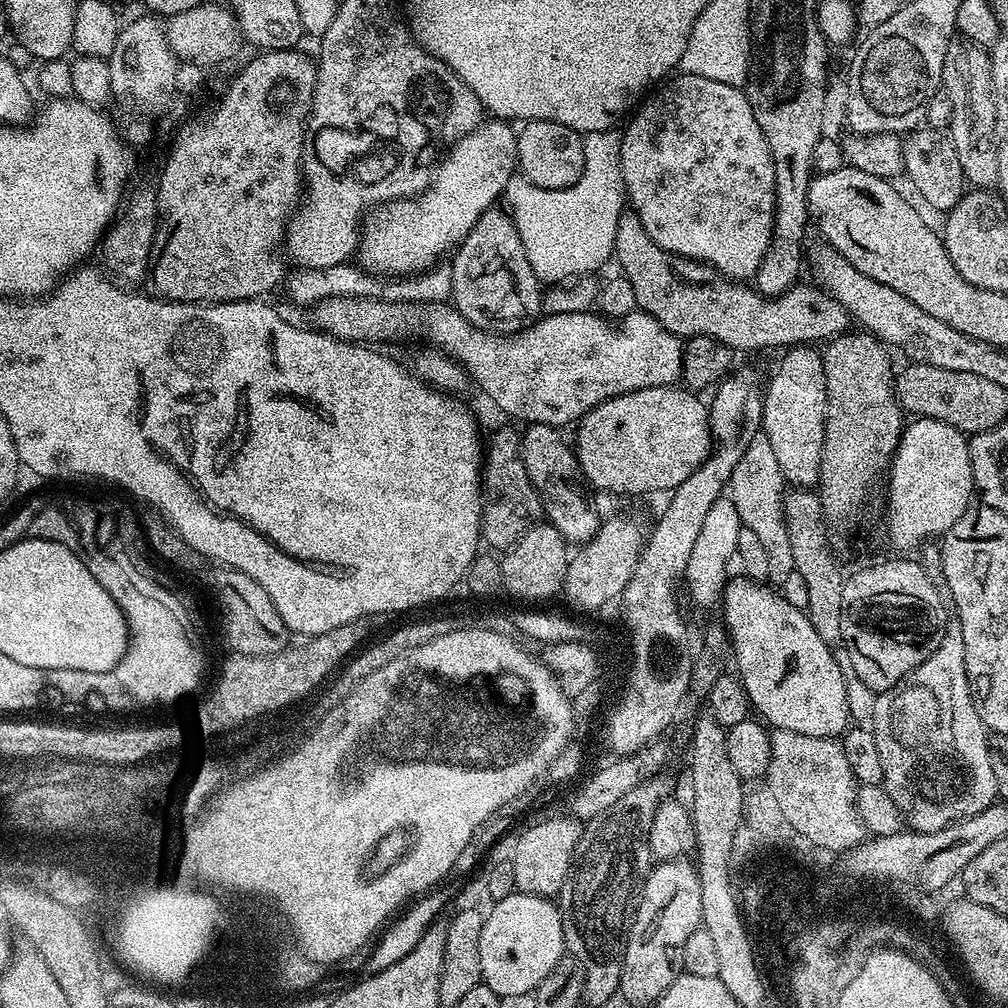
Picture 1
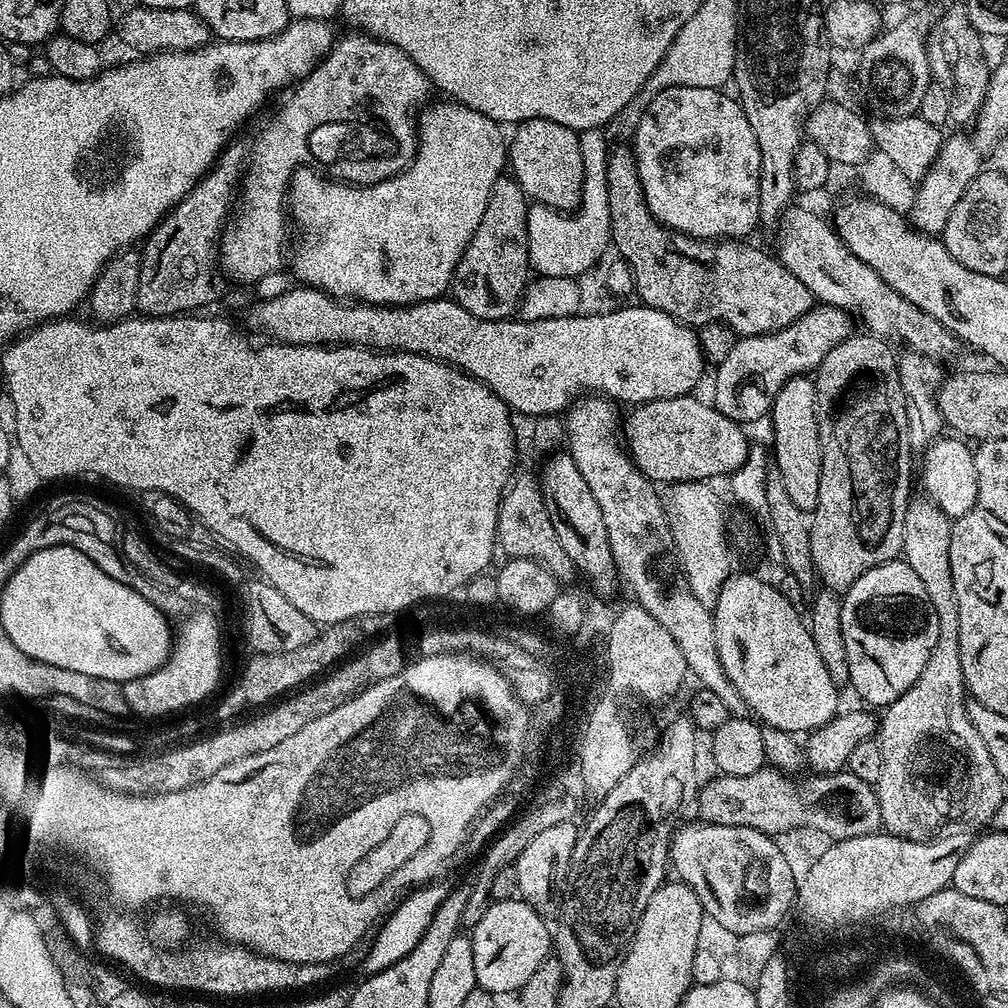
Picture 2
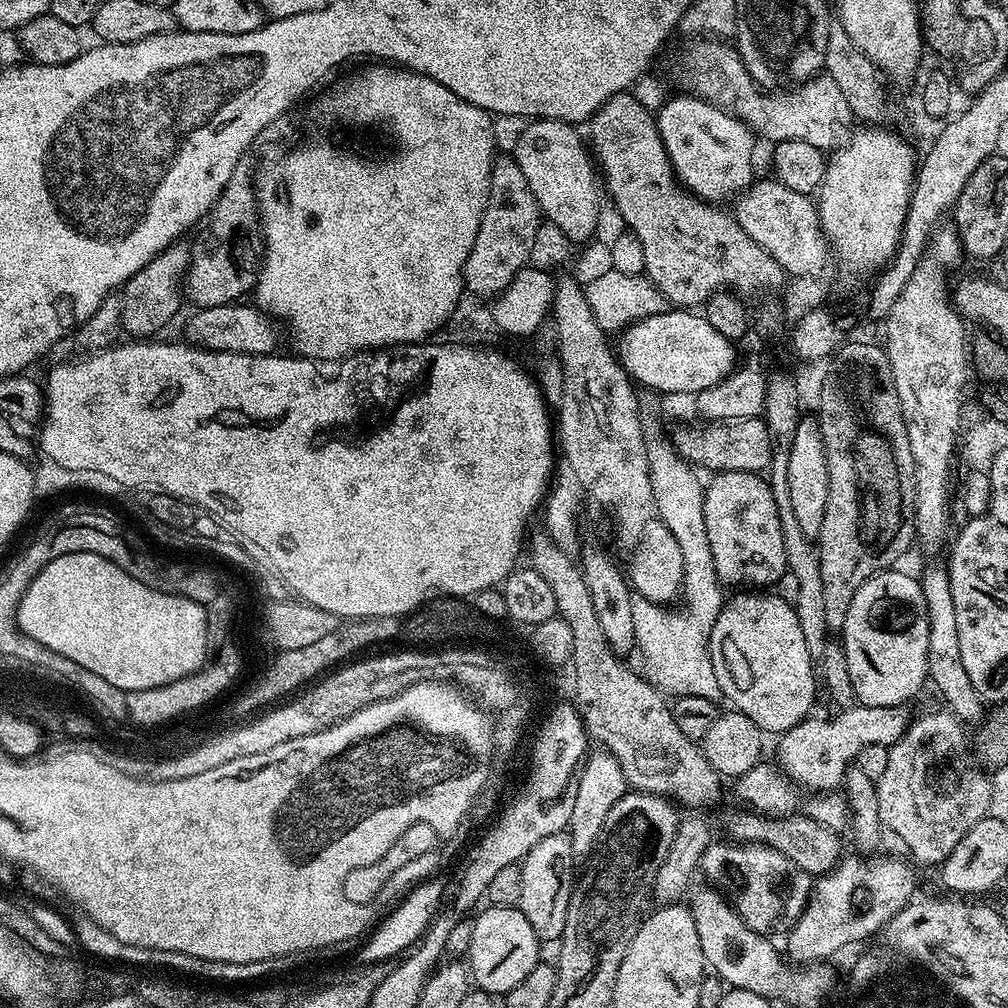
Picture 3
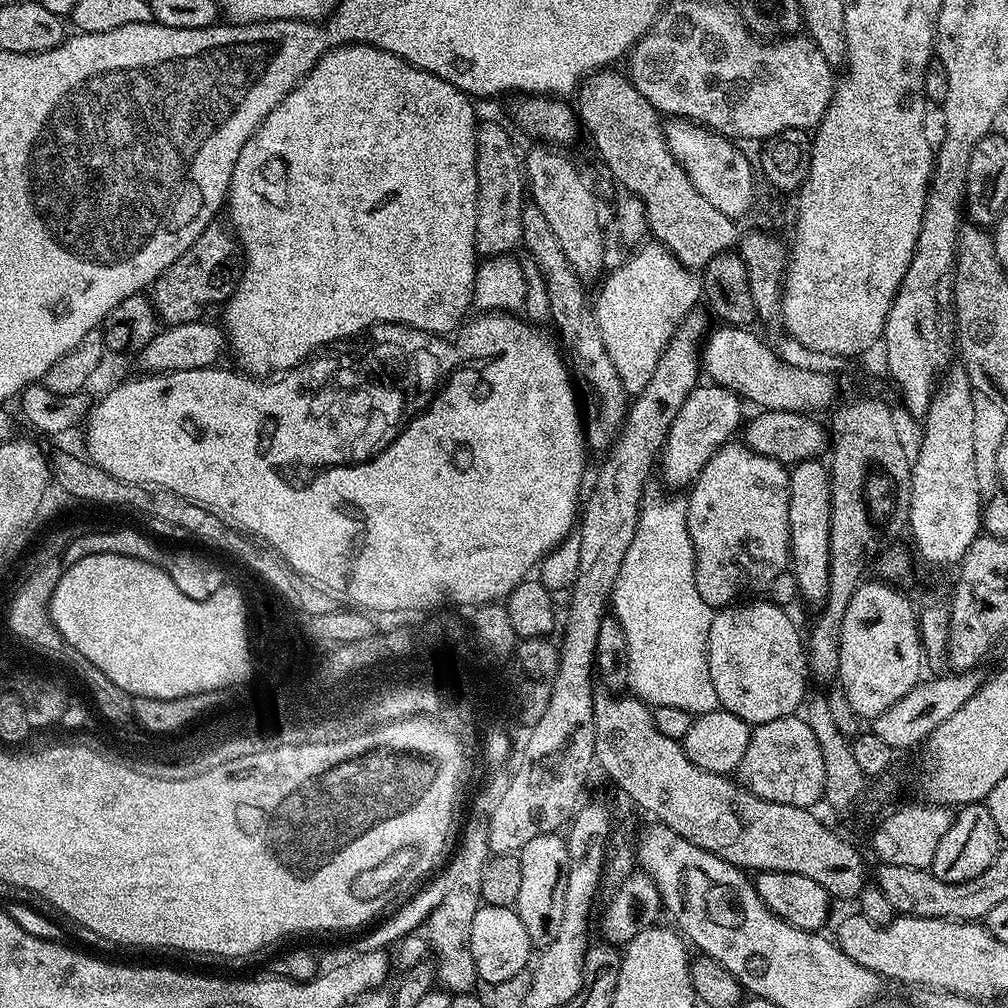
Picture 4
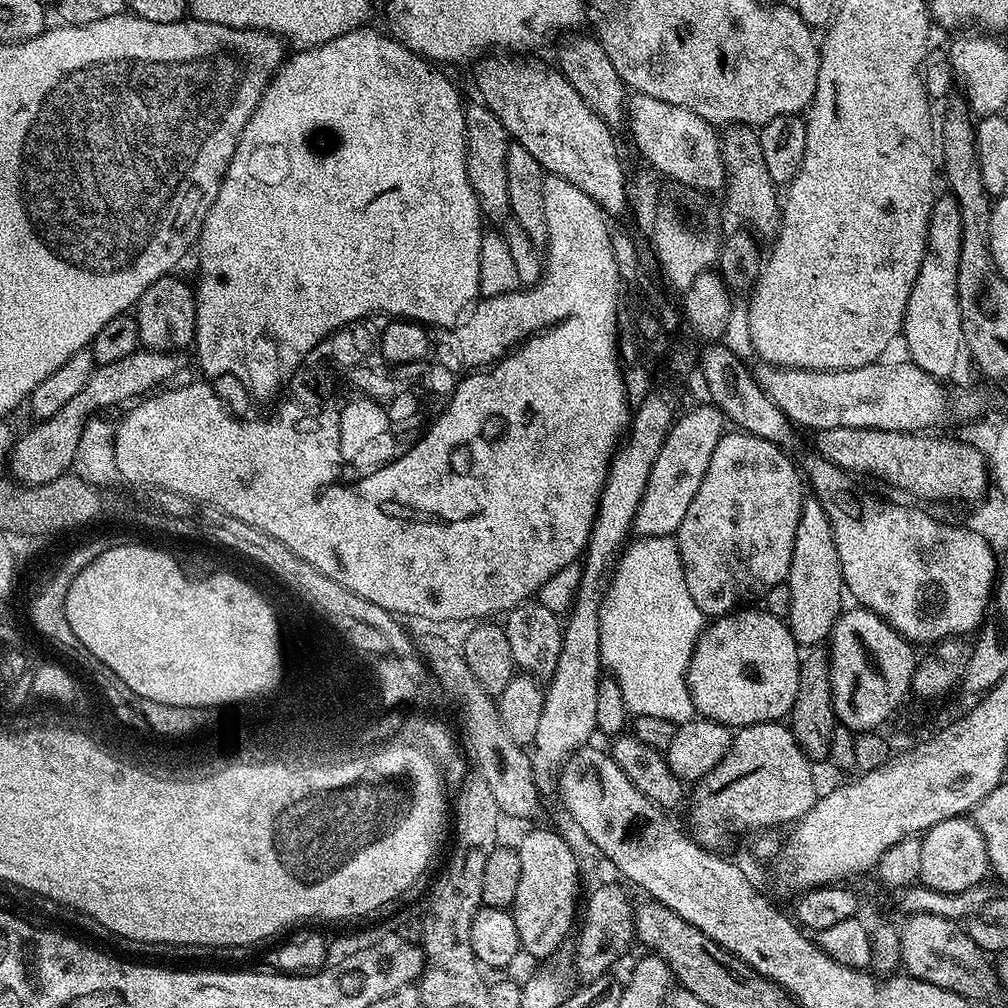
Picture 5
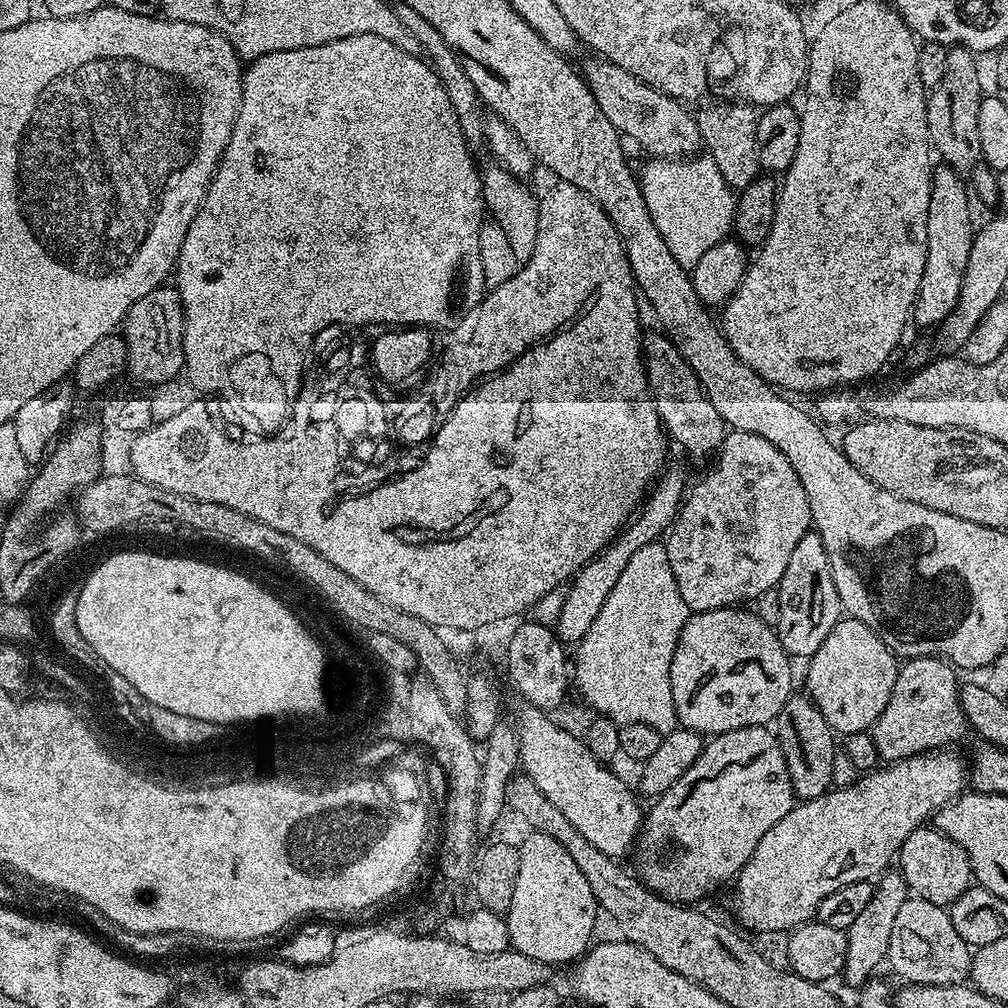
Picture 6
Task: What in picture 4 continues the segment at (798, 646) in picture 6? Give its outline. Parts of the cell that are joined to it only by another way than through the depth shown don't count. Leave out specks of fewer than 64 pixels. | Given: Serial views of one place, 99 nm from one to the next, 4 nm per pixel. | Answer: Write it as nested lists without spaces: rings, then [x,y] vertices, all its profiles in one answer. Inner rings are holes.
[[[823,459],[804,460],[791,469],[790,482],[790,570],[798,578],[801,597],[815,606],[823,605],[830,586],[830,518],[832,517],[832,474]]]

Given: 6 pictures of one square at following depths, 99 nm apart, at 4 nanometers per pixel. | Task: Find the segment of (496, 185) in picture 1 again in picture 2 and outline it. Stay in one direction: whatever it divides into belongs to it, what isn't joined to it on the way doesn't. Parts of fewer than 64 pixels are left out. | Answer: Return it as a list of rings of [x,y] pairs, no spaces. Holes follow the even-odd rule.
[[[435,102],[429,103],[427,107],[419,113],[418,116],[418,143],[416,146],[416,157],[412,160],[411,164],[408,165],[404,171],[397,174],[397,176],[391,176],[389,180],[383,180],[377,184],[365,184],[363,186],[357,186],[355,184],[345,184],[343,182],[337,182],[335,179],[327,178],[323,180],[322,177],[316,176],[317,169],[312,166],[305,166],[299,168],[292,176],[292,183],[288,185],[288,198],[286,201],[287,207],[290,209],[290,220],[296,228],[300,231],[300,241],[295,241],[294,251],[290,256],[290,272],[293,277],[301,285],[310,287],[312,289],[319,289],[324,292],[327,296],[334,296],[338,300],[346,300],[349,302],[359,302],[361,304],[386,304],[389,306],[399,306],[401,304],[417,304],[418,302],[426,302],[427,300],[438,300],[441,299],[452,287],[452,276],[456,273],[456,267],[458,262],[462,258],[462,254],[466,250],[466,246],[470,242],[470,238],[474,234],[474,230],[478,230],[478,222],[482,222],[482,214],[486,214],[486,202],[490,202],[490,190],[494,190],[494,182],[498,182],[500,176],[505,175],[506,165],[508,164],[508,145],[509,141],[506,136],[503,136],[501,125],[497,124],[496,121],[486,118],[486,114],[478,114],[478,110],[468,108],[464,104],[458,104],[455,102],[444,102],[448,104],[435,104]]]

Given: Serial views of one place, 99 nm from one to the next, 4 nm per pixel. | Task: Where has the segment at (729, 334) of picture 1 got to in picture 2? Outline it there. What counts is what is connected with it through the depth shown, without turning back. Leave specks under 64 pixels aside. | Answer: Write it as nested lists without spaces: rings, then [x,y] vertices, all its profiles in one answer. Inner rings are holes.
[[[616,146],[611,149],[611,156],[608,157],[609,168],[609,204],[610,218],[612,219],[611,243],[616,246],[619,259],[625,260],[630,266],[630,270],[634,274],[634,282],[636,283],[635,295],[647,307],[654,310],[662,310],[666,314],[670,314],[675,320],[681,324],[689,326],[703,326],[706,324],[724,324],[727,328],[736,331],[737,337],[742,336],[762,336],[782,330],[786,326],[790,326],[794,321],[802,318],[804,314],[811,311],[814,307],[814,297],[810,294],[810,290],[806,290],[806,286],[802,286],[802,282],[798,282],[798,278],[794,278],[794,274],[790,274],[790,270],[786,270],[786,266],[781,264],[775,255],[767,256],[760,248],[748,244],[752,242],[741,242],[739,240],[699,240],[693,236],[687,236],[681,232],[676,232],[672,228],[666,228],[658,223],[650,214],[650,210],[644,201],[644,191],[642,190],[642,182],[640,175],[636,169],[636,158],[632,154],[631,147]]]

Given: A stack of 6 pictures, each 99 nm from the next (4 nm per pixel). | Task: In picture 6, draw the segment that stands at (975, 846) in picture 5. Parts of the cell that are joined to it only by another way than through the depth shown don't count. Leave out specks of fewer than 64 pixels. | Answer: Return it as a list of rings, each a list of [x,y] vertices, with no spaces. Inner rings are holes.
[[[935,826],[915,828],[906,838],[906,842],[902,842],[898,853],[898,870],[904,875],[908,891],[913,897],[941,906],[952,905],[974,884],[970,858],[966,850],[962,850],[958,842],[943,836]]]

